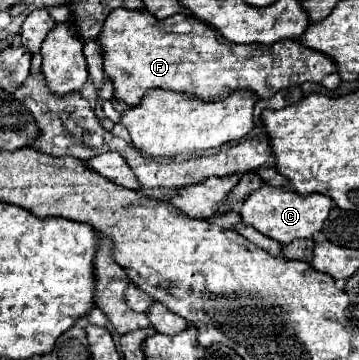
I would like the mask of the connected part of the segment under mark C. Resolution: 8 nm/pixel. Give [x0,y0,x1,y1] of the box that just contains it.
[240,184,334,244]

